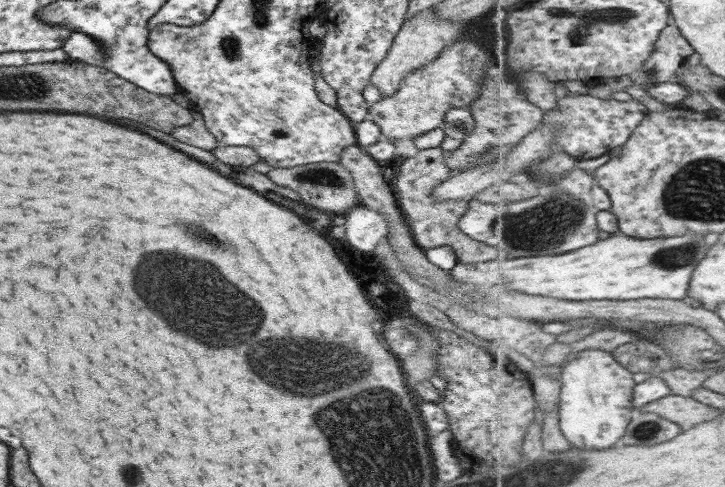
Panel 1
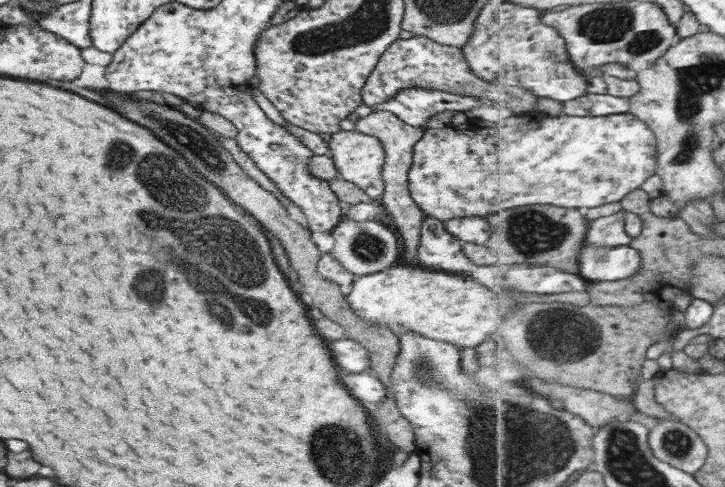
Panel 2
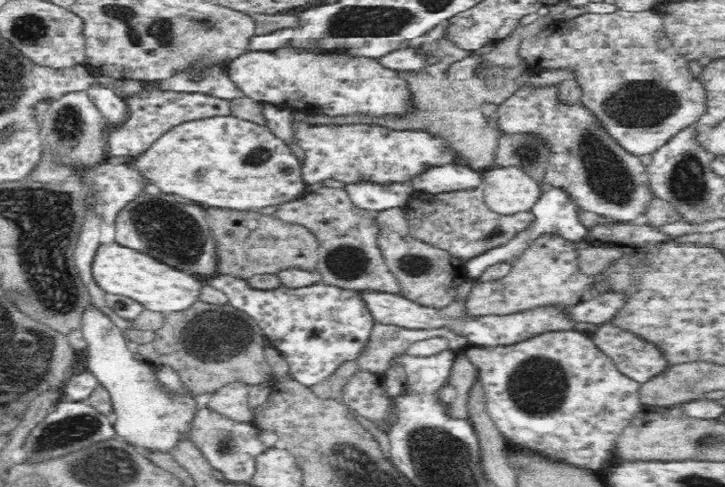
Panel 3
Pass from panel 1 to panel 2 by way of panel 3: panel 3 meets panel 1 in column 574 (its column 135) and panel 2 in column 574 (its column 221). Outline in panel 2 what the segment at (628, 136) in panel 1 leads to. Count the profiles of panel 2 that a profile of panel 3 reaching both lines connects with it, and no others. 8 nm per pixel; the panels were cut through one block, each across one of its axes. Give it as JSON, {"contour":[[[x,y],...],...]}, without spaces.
{"contour":[[[591,94],[570,102],[564,102],[564,111],[568,116],[599,117],[613,114],[632,113],[630,99],[612,94]]]}

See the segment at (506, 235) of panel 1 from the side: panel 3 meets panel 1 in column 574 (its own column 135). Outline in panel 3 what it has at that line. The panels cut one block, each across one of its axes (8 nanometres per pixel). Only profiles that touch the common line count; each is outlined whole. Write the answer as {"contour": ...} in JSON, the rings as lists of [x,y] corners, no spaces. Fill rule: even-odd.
{"contour":[[[144,191],[134,200],[128,202],[114,218],[114,243],[148,256],[154,256],[160,262],[170,266],[178,266],[182,270],[194,270],[205,278],[212,277],[215,272],[214,246],[207,228],[206,217],[198,205],[188,206],[182,197],[176,194],[158,192],[156,195]],[[182,264],[200,264],[200,266],[182,266]]]}

